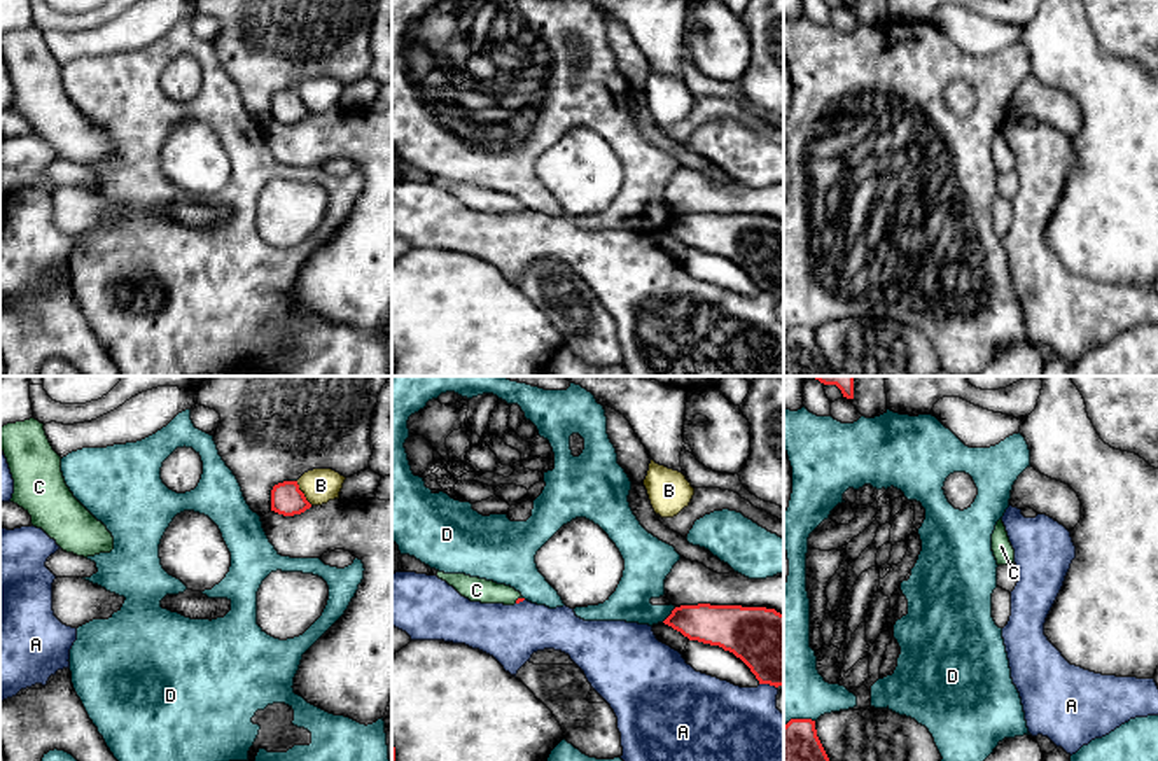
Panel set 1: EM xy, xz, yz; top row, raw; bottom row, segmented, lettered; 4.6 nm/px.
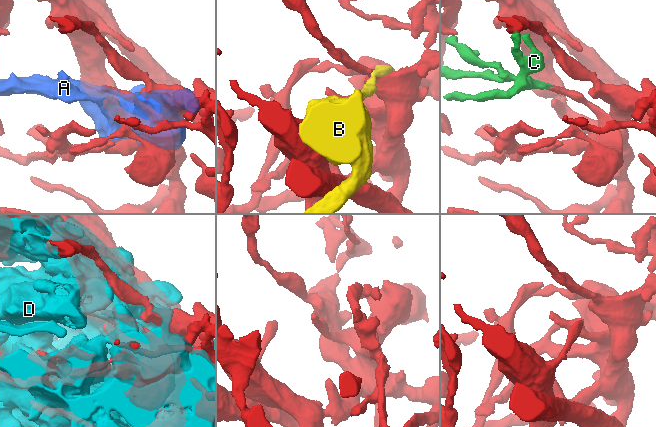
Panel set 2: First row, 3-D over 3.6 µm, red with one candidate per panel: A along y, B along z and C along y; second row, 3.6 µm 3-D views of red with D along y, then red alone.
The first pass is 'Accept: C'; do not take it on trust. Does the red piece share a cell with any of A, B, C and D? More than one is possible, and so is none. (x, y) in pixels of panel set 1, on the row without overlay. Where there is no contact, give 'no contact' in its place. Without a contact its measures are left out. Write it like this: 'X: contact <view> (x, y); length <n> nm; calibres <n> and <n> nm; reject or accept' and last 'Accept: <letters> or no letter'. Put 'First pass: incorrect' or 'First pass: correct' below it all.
A: contact xz (768, 291); length 80 nm; calibres 340 and 380 nm; reject
B: contact xy (303, 102); length 130 nm; calibres 150 and 160 nm; reject
C: contact xz (518, 207); length 50 nm; calibres 20 and 110 nm; accept
D: contact xz (670, 223); length 100 nm; calibres 190 and 200 nm; reject
Accept: C
First pass: correct

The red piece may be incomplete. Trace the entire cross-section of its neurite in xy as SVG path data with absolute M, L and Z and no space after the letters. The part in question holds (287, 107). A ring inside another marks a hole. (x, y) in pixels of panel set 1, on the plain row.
M283 89L271 98L271 119L294 124L310 117L311 112L306 108L304 101L299 98L297 89Z

